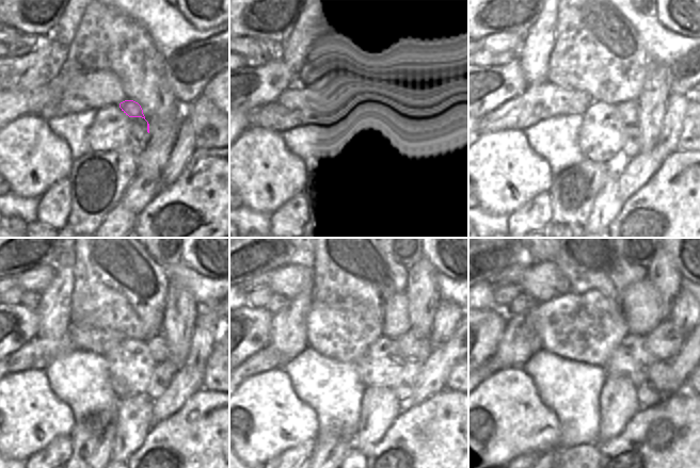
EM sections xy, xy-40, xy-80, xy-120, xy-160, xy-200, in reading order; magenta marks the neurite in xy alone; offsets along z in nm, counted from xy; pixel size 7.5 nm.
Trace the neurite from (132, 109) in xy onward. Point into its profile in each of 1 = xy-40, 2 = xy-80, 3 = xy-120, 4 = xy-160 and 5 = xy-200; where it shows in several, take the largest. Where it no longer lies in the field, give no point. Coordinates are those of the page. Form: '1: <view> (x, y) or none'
1: xy-40 (386, 116)
2: xy-80 (629, 110)
3: xy-120 (159, 351)
4: xy-160 (417, 349)
5: xy-200 (666, 341)

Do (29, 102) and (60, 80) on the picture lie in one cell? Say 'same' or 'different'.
same

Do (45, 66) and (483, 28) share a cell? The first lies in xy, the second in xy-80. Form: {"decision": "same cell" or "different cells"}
{"decision": "different cells"}

